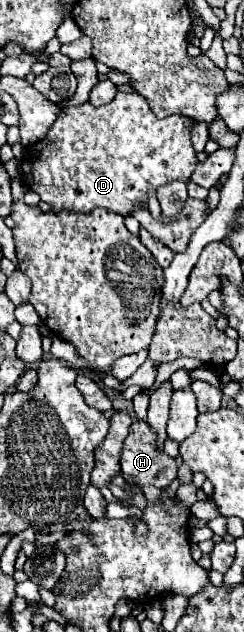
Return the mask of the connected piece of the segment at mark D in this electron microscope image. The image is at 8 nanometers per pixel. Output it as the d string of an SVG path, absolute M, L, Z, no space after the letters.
M117 93L115 99L103 107L83 103L79 107L63 109L47 135L25 149L21 161L21 175L29 189L33 189L41 201L51 203L53 211L79 211L89 213L97 207L115 211L123 217L131 215L139 203L145 203L149 195L155 195L159 185L169 181L189 181L197 165L197 153L191 145L191 129L185 125L183 115L171 115L157 119L145 97L139 93Z

